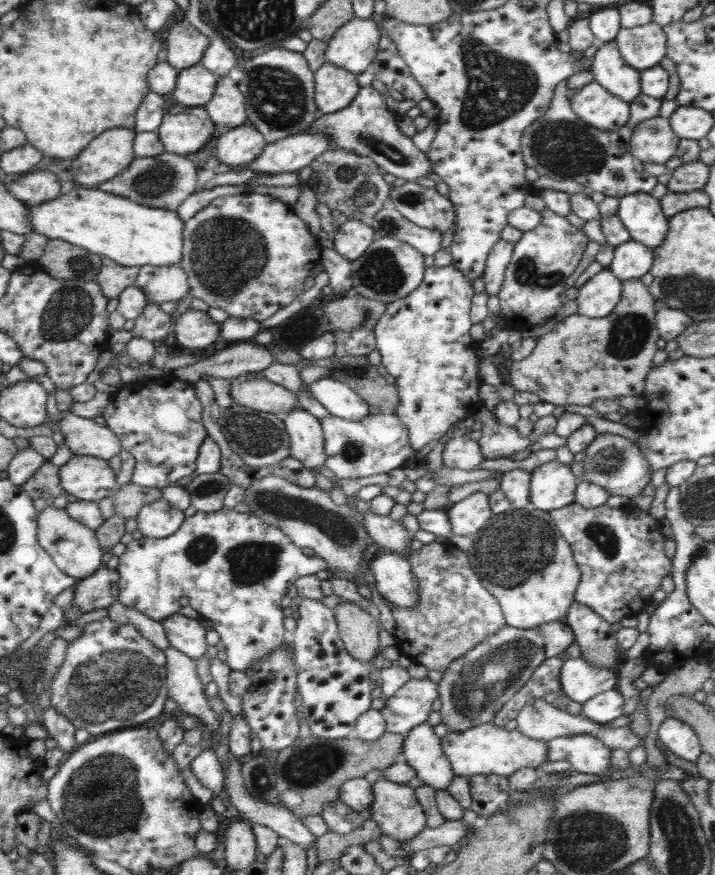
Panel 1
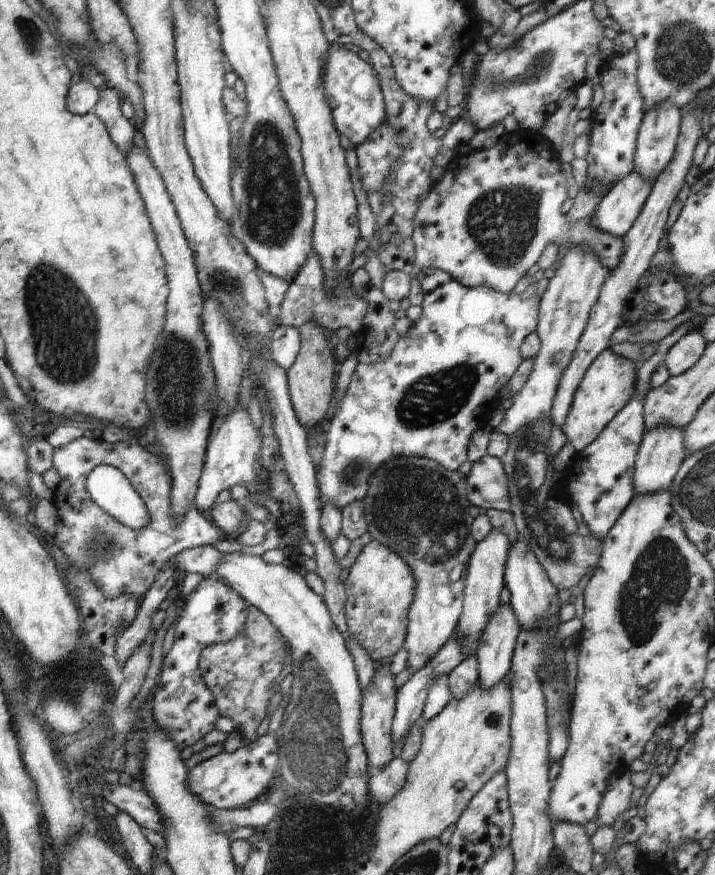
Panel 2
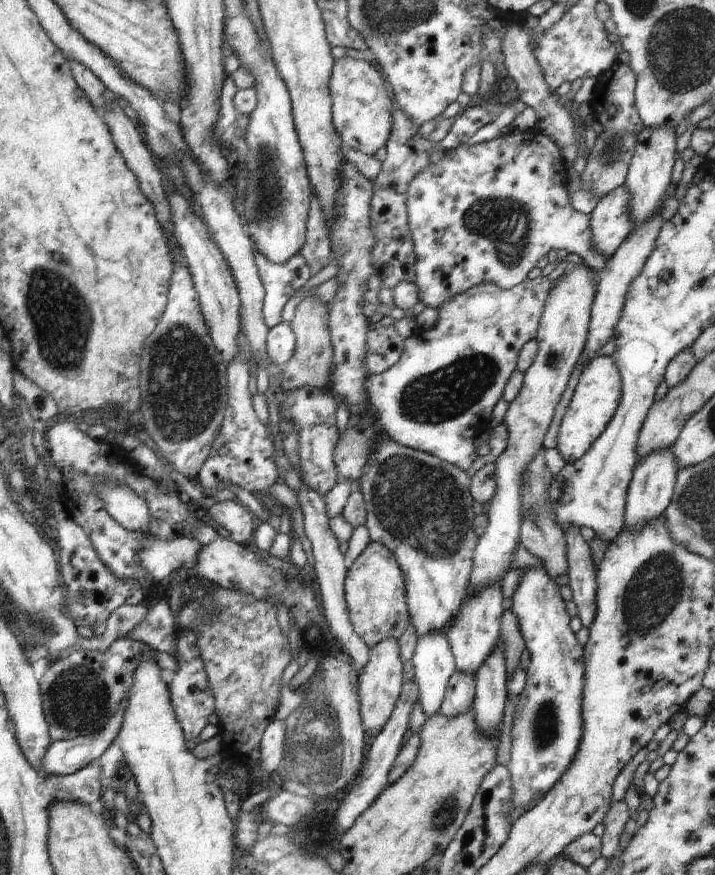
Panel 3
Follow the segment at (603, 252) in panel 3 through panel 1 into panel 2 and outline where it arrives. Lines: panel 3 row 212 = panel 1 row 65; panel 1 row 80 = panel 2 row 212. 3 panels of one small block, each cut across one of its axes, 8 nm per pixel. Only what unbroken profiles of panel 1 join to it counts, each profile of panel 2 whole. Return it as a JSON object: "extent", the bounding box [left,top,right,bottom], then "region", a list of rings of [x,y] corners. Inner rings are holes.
{"extent":[594,171,653,238],"region":[[[632,171],[601,198],[594,212],[596,226],[604,233],[622,238],[638,218],[653,182]]]}

